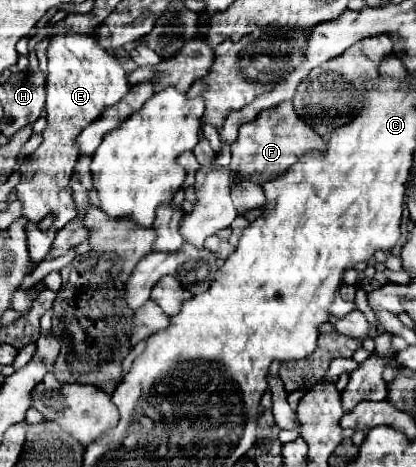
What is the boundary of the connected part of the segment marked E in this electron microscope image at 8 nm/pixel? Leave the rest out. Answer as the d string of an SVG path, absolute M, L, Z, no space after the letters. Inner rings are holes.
M66 34L66 36L54 36L50 40L50 46L48 46L48 80L46 80L46 120L48 120L48 126L42 132L44 142L28 158L28 162L20 166L22 178L20 178L20 184L16 186L18 200L22 202L22 216L26 218L28 252L30 252L30 260L34 262L34 266L38 266L48 256L48 250L52 246L52 240L54 240L56 232L62 230L68 222L76 220L76 216L78 216L78 210L76 210L76 204L72 202L72 190L69 186L72 170L74 170L79 158L79 150L76 144L78 134L90 122L94 122L108 106L118 104L126 92L128 92L128 86L126 86L124 68L120 66L116 56L108 54L104 48L98 46L96 36ZM46 216L52 216L52 224L50 224L48 232L42 232L40 222Z

